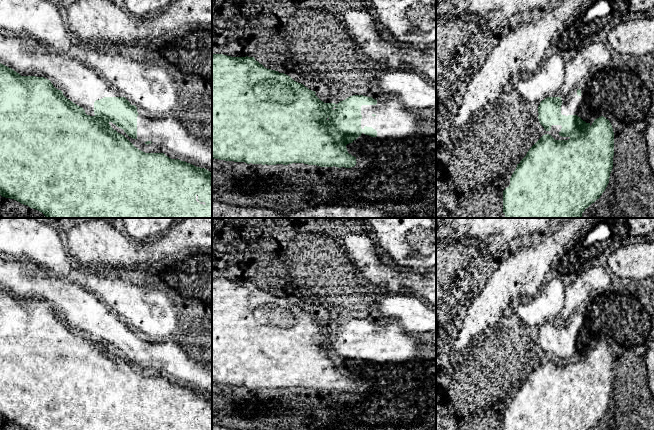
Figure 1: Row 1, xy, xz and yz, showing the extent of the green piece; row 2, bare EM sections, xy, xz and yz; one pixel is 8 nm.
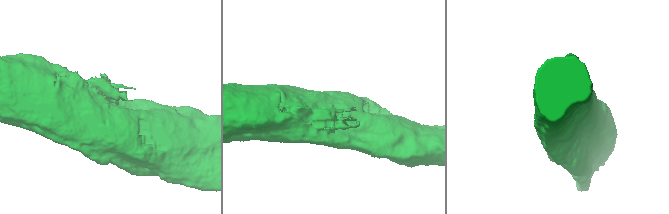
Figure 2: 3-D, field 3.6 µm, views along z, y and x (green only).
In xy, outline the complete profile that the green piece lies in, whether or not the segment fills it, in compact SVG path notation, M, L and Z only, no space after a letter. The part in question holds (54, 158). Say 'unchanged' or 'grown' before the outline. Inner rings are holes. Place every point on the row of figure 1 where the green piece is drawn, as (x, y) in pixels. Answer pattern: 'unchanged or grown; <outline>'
unchanged; M0 63L0 195L14 199L21 204L42 212L47 218L212 218L212 173L205 168L196 167L179 159L171 159L164 153L145 153L136 148L124 135L118 133L109 124L112 122L131 138L137 139L137 107L131 105L125 97L104 97L94 102L94 116L87 115L85 110L67 99L61 90L56 89L50 80L44 77L21 76L13 69Z

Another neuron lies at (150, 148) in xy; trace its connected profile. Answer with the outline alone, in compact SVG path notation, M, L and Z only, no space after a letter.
M130 101L137 107L137 138L129 137L123 129L109 122L111 127L124 135L136 148L145 153L164 153L171 159L179 159L212 173L212 141L199 131L198 124L191 125L166 115L151 117L140 101Z

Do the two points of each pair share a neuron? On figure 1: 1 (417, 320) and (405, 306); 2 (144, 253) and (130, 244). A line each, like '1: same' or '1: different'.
1: same
2: same

